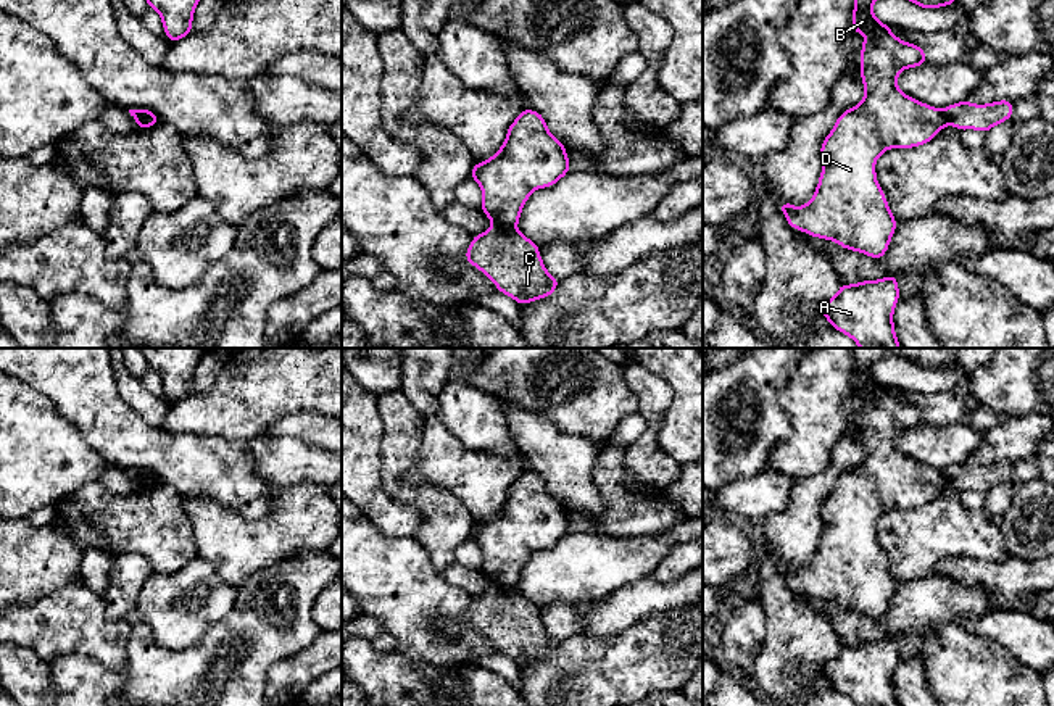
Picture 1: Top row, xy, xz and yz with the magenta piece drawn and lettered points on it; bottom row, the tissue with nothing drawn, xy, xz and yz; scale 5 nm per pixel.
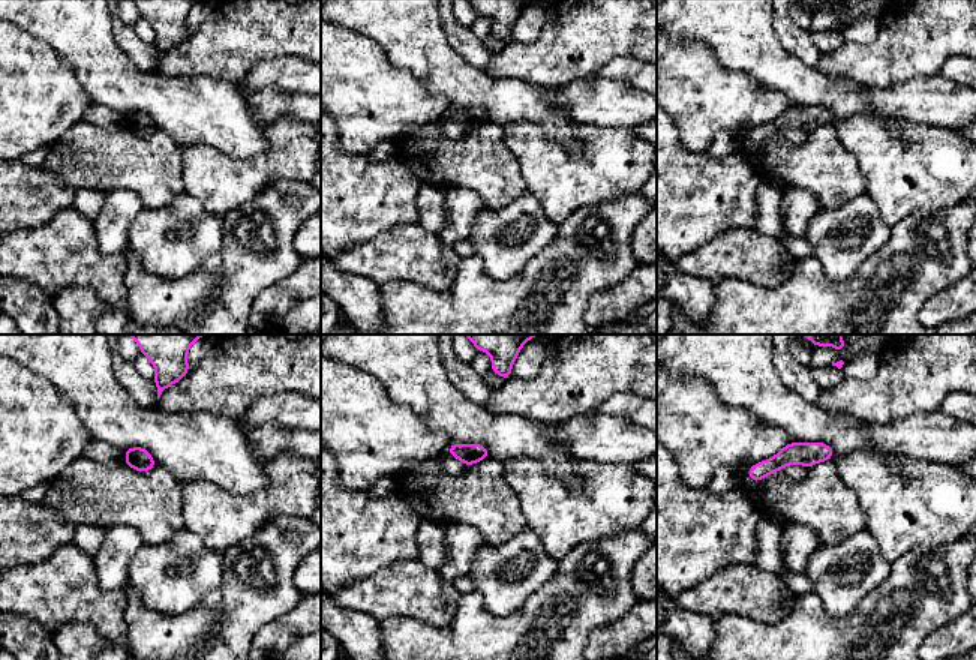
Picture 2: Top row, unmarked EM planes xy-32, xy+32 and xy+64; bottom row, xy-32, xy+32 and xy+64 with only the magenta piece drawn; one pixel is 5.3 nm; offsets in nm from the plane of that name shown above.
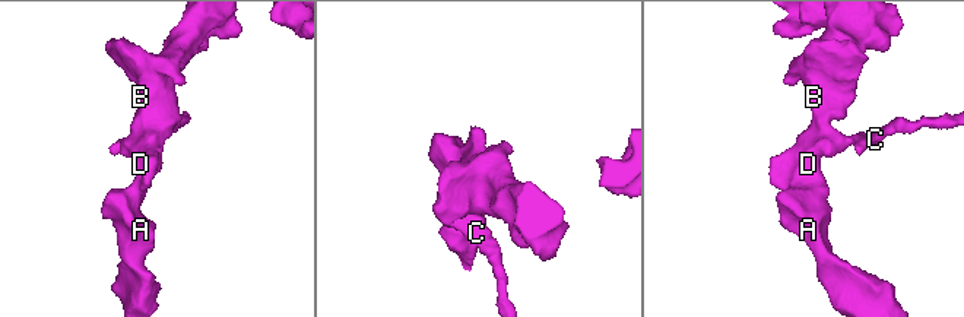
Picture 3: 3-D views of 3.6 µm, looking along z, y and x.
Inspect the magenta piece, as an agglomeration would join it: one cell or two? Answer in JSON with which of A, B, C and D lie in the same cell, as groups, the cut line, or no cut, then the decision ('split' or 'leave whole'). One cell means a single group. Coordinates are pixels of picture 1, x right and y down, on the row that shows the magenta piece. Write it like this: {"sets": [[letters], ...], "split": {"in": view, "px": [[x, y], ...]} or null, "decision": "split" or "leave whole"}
{"sets": [["A", "B", "D"], ["C"]], "split": {"in": "xz", "px": [[493, 224], [513, 229]]}, "decision": "split"}

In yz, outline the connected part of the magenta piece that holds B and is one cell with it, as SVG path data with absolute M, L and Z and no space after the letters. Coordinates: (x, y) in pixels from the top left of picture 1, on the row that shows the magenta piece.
M854 0L853 11L853 29L864 37L861 77L865 97L859 105L840 114L835 127L822 142L824 168L812 200L799 208L785 201L780 211L793 229L835 240L846 250L880 260L894 234L896 218L877 182L875 161L885 150L912 148L930 142L948 123L941 110L920 103L898 89L898 74L906 68L922 66L927 56L919 45L899 40L886 24L875 18L873 2Z

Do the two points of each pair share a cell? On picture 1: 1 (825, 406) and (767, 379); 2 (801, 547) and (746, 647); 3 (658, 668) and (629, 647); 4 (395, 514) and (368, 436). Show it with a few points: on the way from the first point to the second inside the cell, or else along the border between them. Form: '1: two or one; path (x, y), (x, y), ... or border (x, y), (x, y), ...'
1: two; border (800, 365), (780, 392), (780, 405), (790, 424)
2: two; border (758, 600), (764, 614), (764, 642), (759, 652)
3: one; path (651, 661), (642, 660), (635, 653)
4: one; path (376, 497), (368, 489), (368, 455)

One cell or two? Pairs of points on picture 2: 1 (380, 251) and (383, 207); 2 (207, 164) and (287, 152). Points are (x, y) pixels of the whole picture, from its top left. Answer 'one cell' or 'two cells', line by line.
1: two cells
2: one cell

